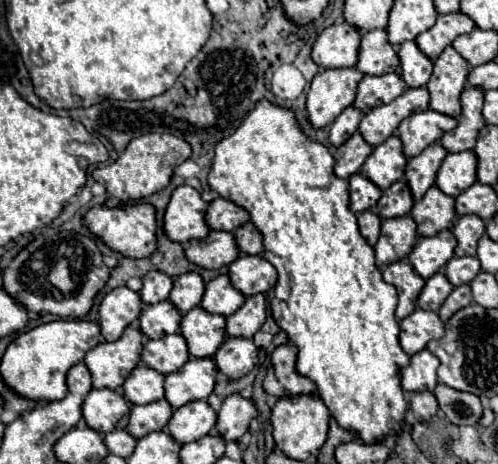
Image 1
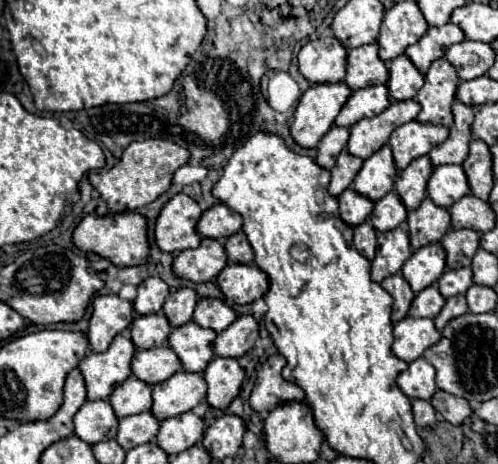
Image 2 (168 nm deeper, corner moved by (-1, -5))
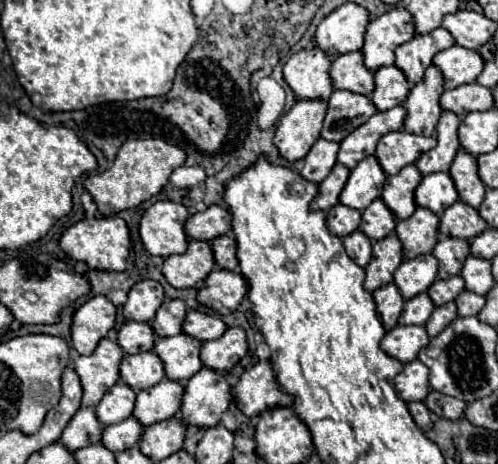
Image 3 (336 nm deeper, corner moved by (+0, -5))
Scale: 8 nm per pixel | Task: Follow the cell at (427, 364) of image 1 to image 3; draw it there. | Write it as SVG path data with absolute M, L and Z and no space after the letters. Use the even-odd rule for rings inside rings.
M410 361L404 365L402 373L396 375L394 379L394 389L398 393L398 397L406 403L410 401L424 401L426 395L430 393L430 369L420 361Z

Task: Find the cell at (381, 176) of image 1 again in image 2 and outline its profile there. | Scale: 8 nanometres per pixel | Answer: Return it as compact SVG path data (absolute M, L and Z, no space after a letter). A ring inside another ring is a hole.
M383 145L363 163L361 171L353 181L353 191L371 201L379 201L383 195L387 195L393 189L395 175L397 169L391 155L391 147Z

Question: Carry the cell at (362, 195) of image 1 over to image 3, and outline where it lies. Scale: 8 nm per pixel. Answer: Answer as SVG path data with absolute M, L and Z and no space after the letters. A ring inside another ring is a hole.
M342 203L334 205L330 209L330 213L326 215L326 223L328 223L328 229L336 235L336 237L344 237L344 235L350 235L352 231L356 231L360 227L360 221L362 221L362 213L358 209L352 209L352 207L346 207Z

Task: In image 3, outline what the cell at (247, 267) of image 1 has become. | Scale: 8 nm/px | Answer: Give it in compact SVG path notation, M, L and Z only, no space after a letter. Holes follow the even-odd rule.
M214 269L198 291L198 301L220 315L236 311L242 299L248 295L248 281L238 271Z

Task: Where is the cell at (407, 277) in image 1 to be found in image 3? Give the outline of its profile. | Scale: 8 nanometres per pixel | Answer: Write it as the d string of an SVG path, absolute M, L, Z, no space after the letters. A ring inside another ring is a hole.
M388 283L380 289L376 289L372 295L376 299L376 305L378 305L376 311L382 319L382 325L386 331L390 331L398 323L398 317L400 317L402 307L404 307L404 299L394 283Z

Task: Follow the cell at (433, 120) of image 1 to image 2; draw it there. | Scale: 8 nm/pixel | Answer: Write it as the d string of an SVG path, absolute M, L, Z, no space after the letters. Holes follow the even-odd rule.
M409 121L397 127L389 137L395 167L405 169L413 159L427 155L435 145L447 139L447 133L449 131L441 125L429 125L419 121Z

